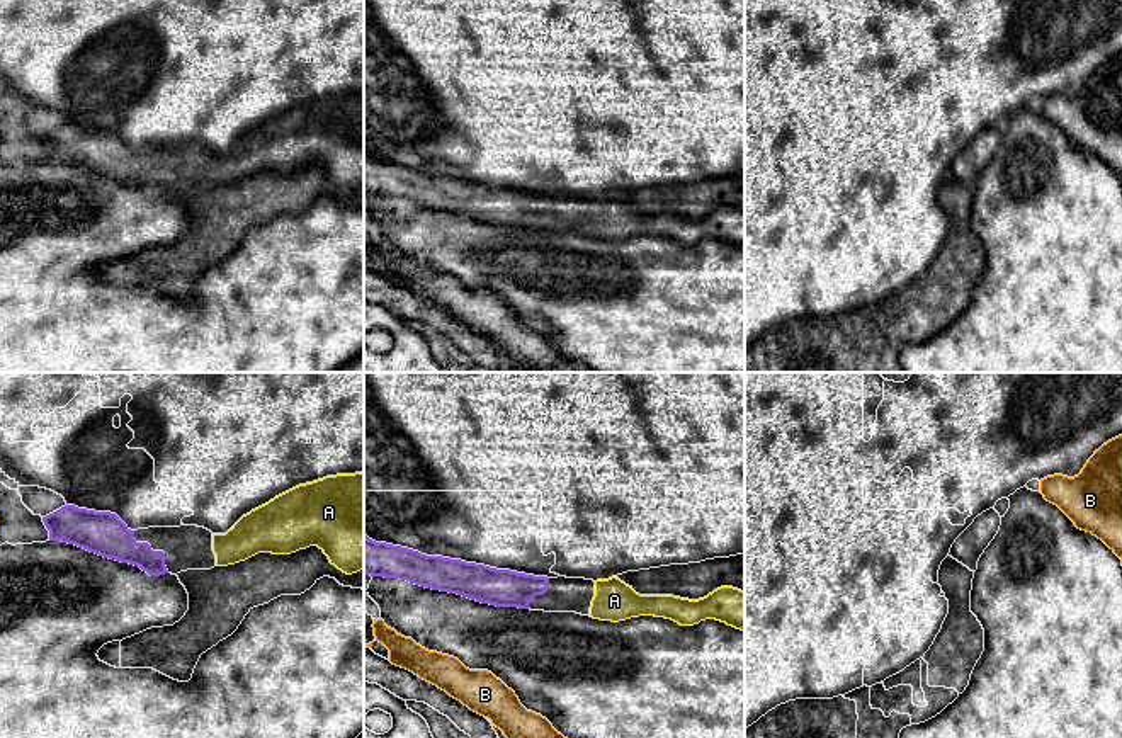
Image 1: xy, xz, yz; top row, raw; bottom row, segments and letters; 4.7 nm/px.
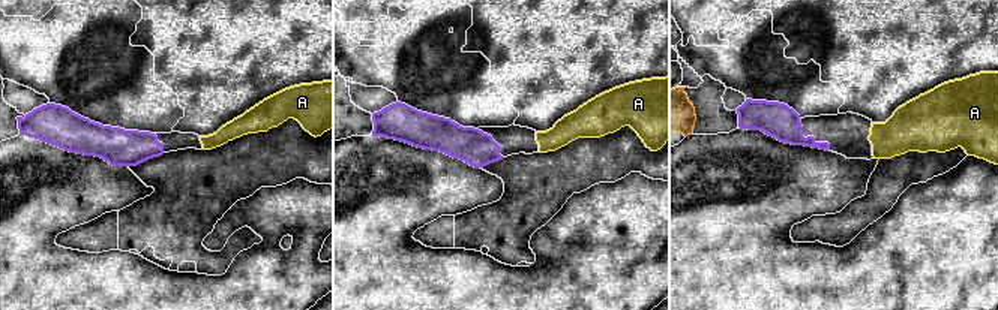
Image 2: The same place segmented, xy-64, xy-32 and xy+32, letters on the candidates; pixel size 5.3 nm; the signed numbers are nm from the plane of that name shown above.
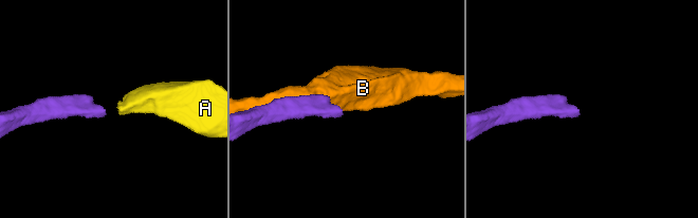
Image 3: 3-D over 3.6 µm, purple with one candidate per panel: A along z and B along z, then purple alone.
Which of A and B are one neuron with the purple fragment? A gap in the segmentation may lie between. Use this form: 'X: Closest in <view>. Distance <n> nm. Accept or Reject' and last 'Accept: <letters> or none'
A: Closest in xz. Distance 220 nm. Accept
B: Closest in xz. Distance 200 nm. Reject
Accept: A

